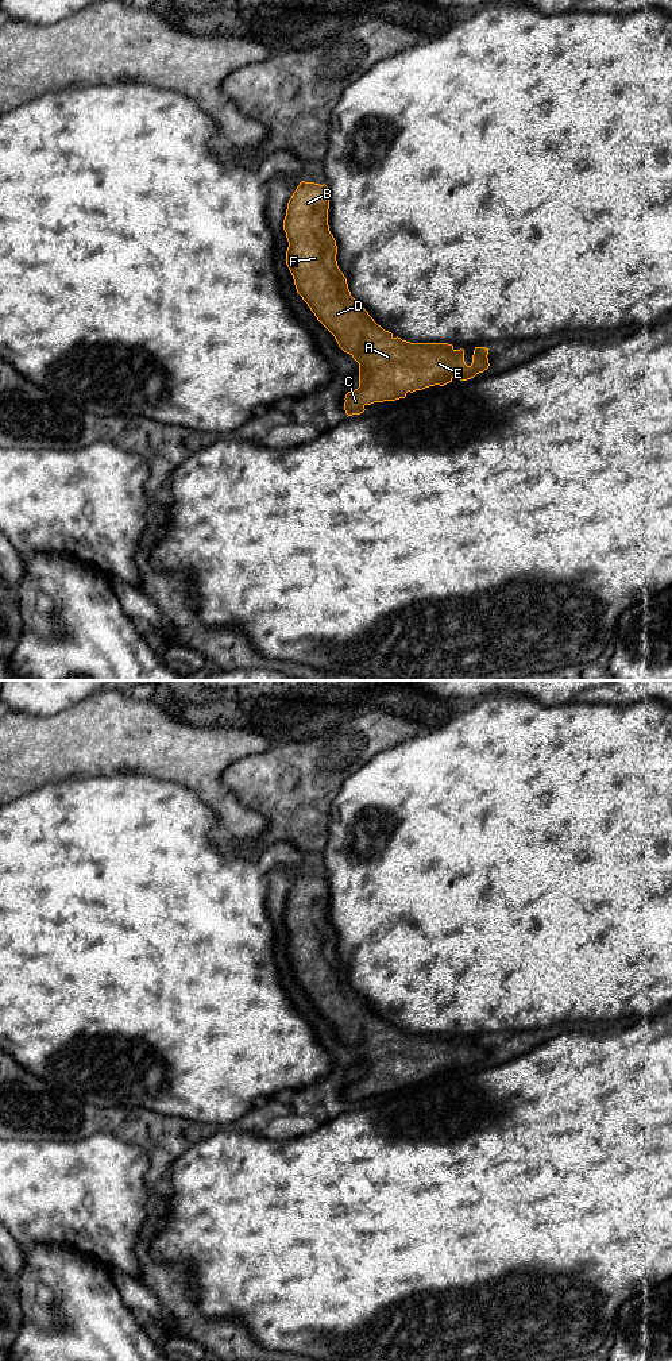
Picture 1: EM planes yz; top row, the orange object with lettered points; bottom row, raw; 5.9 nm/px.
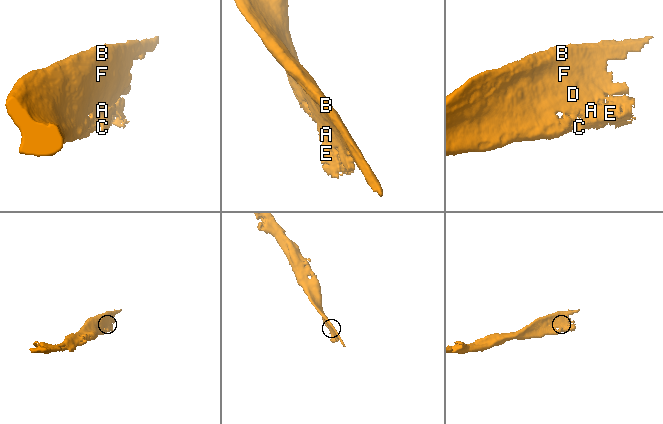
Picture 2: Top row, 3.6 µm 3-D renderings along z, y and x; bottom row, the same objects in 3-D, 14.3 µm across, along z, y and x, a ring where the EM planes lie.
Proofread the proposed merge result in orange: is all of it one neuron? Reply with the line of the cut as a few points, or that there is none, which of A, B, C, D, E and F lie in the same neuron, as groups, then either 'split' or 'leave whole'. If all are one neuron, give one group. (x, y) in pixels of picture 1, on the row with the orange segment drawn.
no cut; A B C D E F; leave whole

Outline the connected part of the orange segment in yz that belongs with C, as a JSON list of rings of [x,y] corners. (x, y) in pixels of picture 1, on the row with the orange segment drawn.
[[[301,181],[287,203],[283,230],[289,242],[286,265],[293,275],[297,293],[308,304],[317,320],[335,336],[339,347],[359,363],[359,388],[345,394],[344,410],[360,415],[366,405],[405,398],[406,393],[429,386],[444,386],[453,377],[460,381],[474,378],[488,369],[488,348],[475,347],[472,363],[464,362],[464,350],[448,343],[410,343],[394,338],[378,325],[368,312],[351,296],[347,278],[336,261],[337,246],[328,225],[328,186]]]

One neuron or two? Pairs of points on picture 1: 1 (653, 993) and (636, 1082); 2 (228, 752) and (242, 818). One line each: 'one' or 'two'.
1: two
2: one

